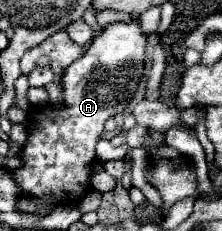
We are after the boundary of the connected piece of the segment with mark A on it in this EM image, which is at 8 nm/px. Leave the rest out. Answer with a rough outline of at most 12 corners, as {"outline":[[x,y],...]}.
{"outline":[[138,18],[108,24],[62,78],[66,106],[28,112],[22,192],[90,186],[104,122],[146,68]]}

